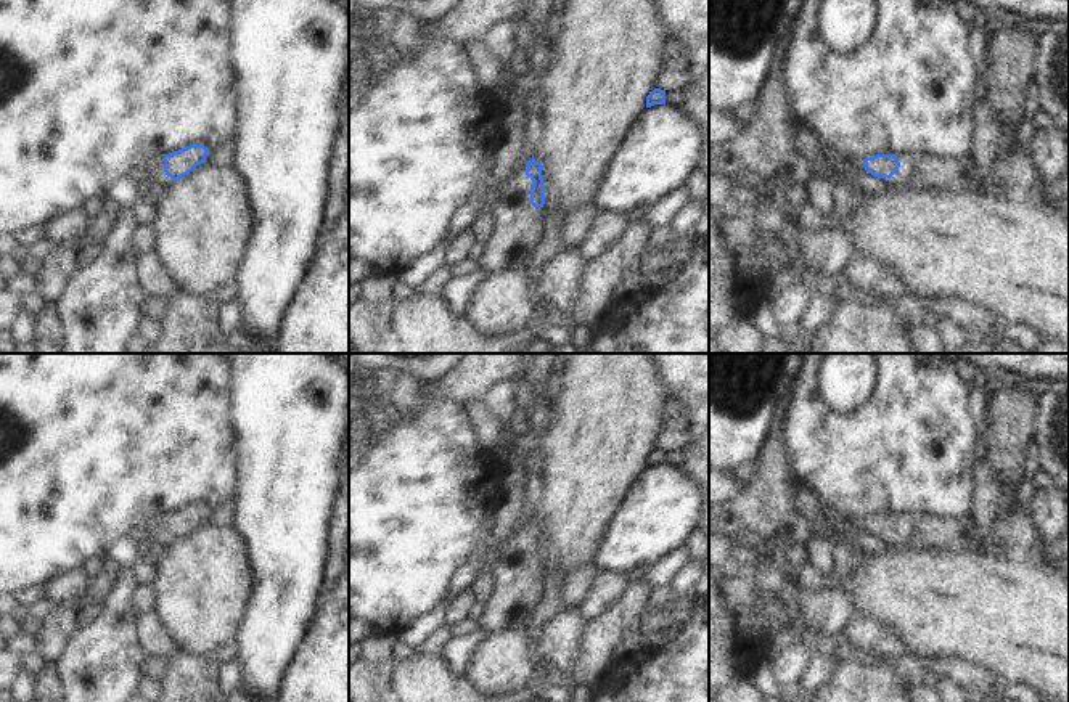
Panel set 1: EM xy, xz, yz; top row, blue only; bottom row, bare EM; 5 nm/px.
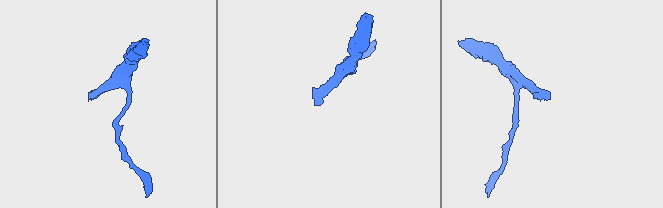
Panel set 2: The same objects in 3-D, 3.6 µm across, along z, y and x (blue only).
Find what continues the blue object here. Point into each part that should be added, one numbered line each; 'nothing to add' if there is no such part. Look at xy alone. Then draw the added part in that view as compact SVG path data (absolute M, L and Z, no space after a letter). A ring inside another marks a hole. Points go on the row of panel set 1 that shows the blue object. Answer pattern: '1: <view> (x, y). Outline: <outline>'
1: xy (155, 169). Outline: M164 154L153 157L146 167L148 182L158 182L164 188L169 186L174 180L164 172Z

